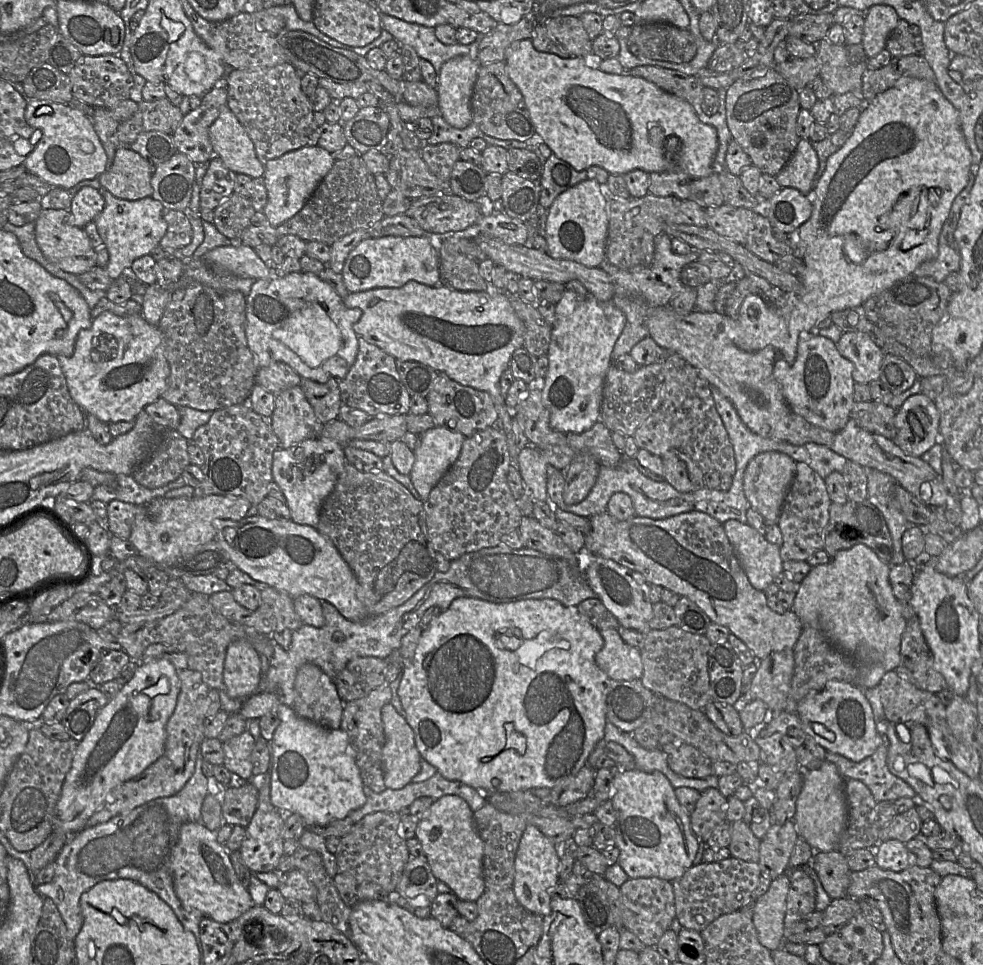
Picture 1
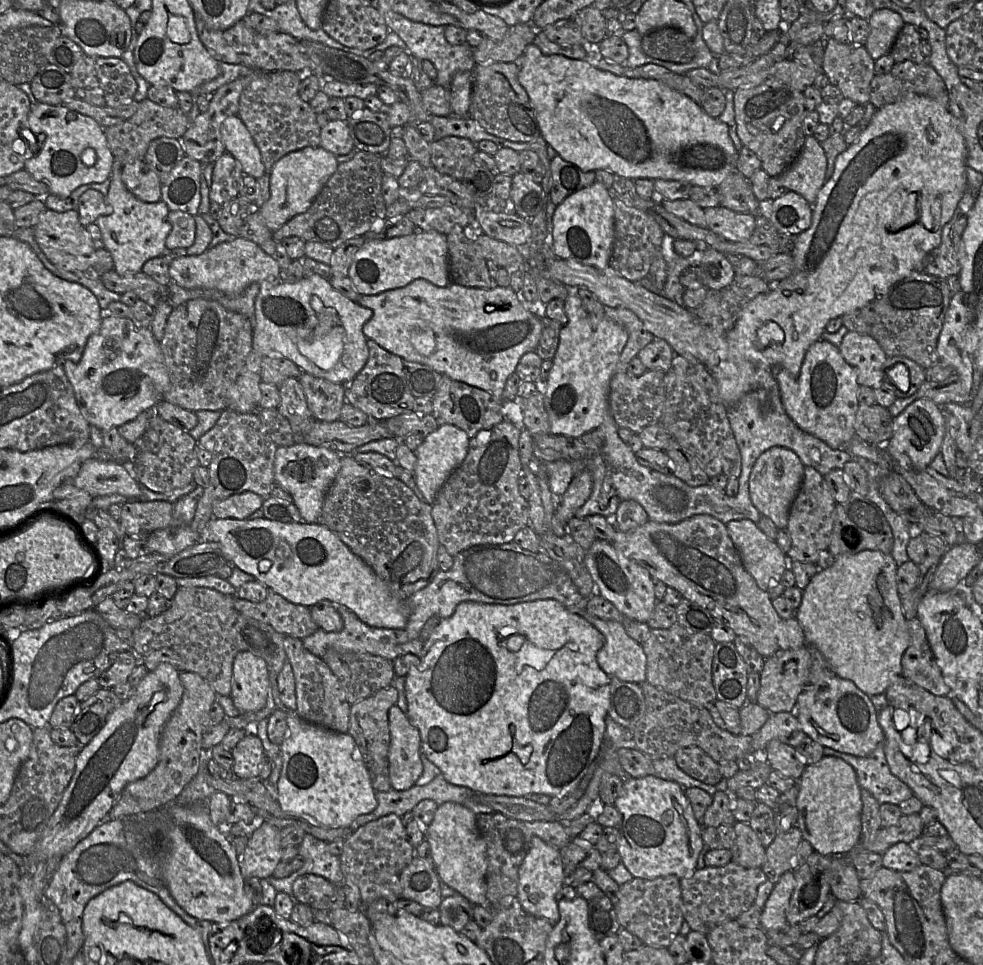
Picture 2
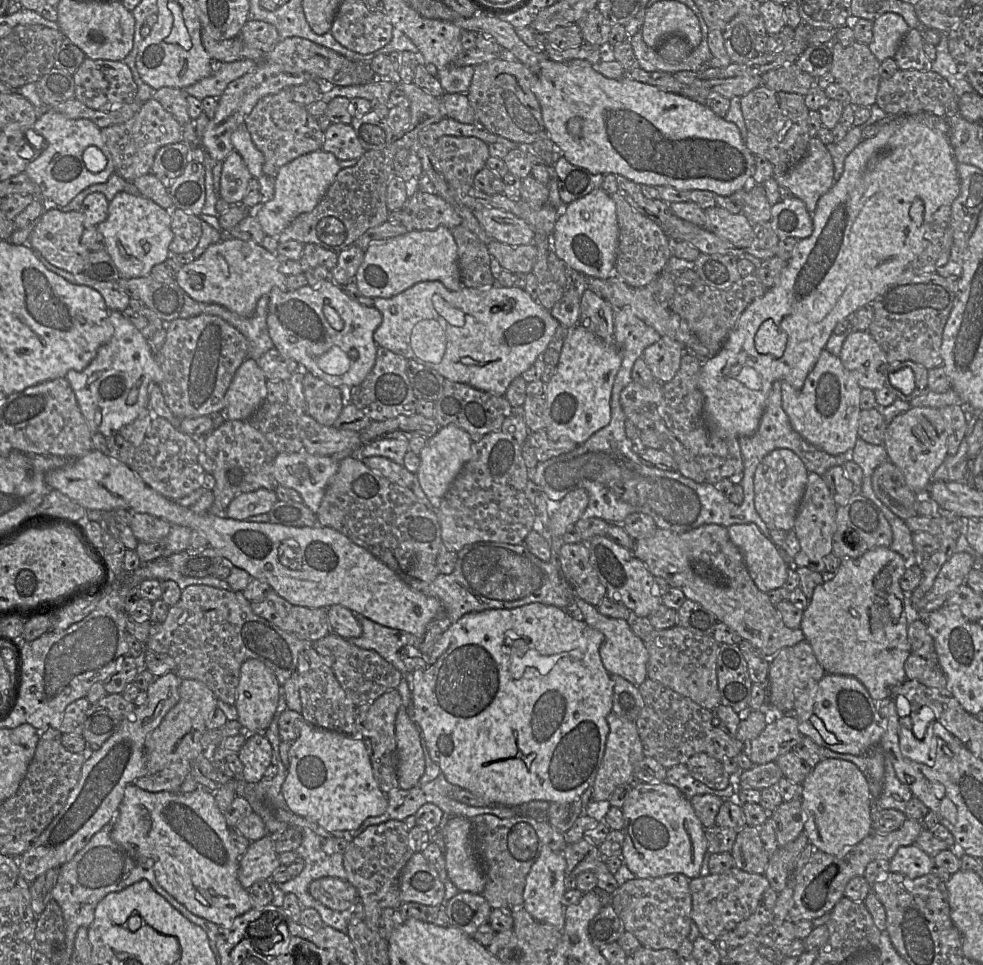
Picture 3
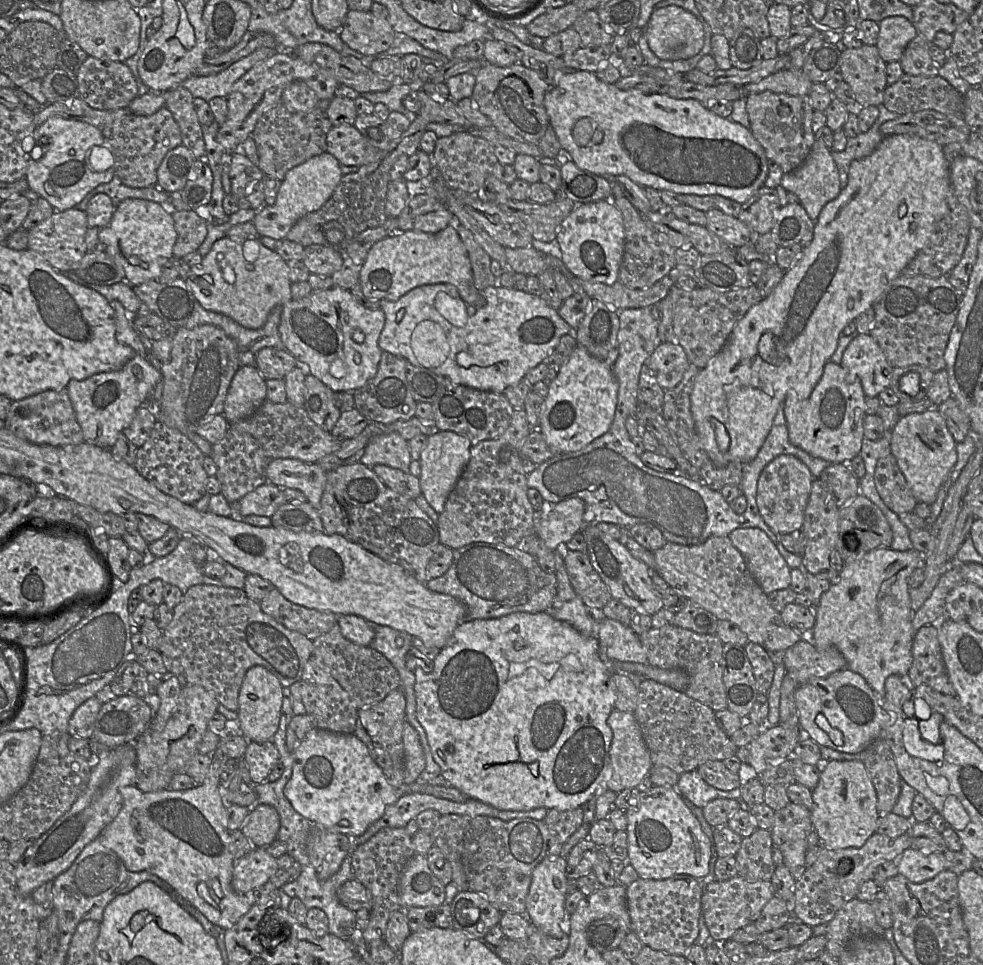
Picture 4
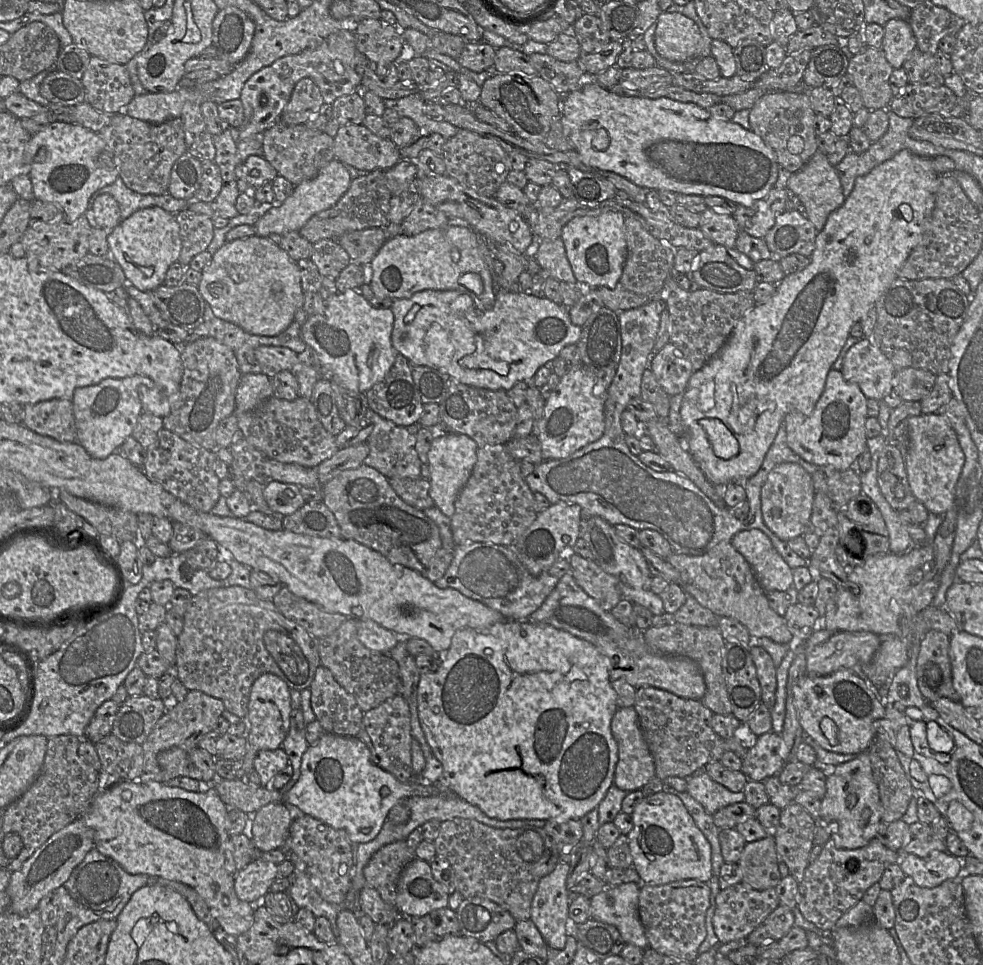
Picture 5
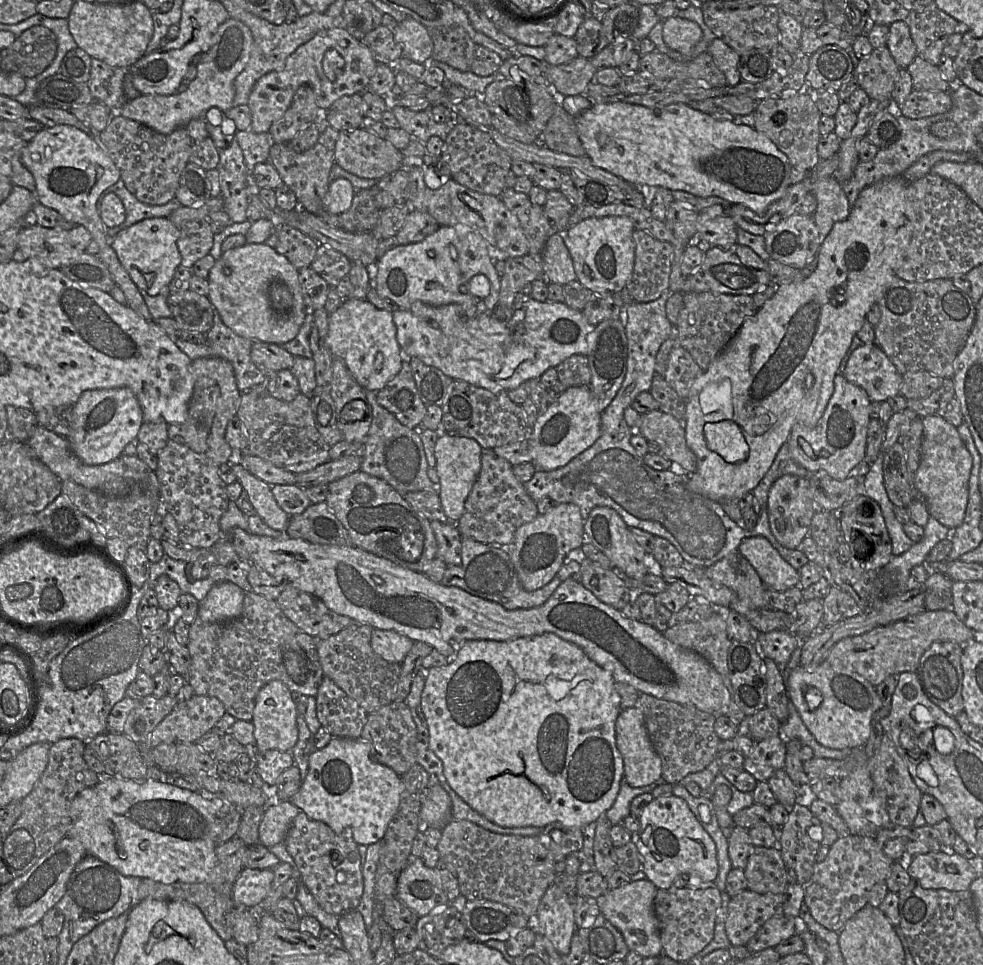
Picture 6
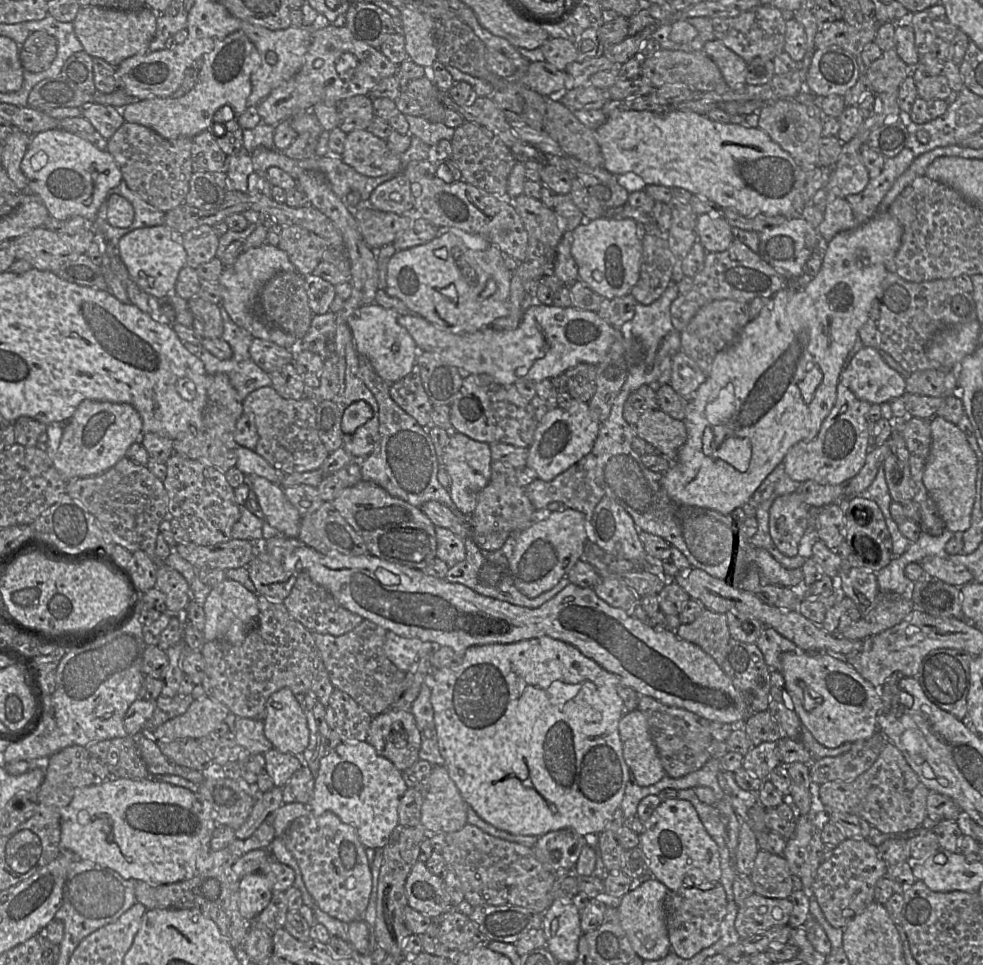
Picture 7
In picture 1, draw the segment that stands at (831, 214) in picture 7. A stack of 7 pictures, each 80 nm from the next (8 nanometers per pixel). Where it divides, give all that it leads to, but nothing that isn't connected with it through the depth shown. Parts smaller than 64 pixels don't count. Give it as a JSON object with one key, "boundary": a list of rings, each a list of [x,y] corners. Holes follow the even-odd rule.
{"boundary":[[[800,139],[784,168],[775,176],[780,186],[791,187],[812,197],[819,159],[810,139]]]}

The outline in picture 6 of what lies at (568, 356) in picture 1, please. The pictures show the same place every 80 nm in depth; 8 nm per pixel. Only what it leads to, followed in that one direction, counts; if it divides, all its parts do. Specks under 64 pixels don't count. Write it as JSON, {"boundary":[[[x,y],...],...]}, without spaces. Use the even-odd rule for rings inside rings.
{"boundary":[[[589,386],[570,387],[551,402],[547,410],[538,417],[528,440],[531,445],[531,456],[537,470],[551,471],[569,463],[574,457],[592,446],[601,434],[601,412]]]}

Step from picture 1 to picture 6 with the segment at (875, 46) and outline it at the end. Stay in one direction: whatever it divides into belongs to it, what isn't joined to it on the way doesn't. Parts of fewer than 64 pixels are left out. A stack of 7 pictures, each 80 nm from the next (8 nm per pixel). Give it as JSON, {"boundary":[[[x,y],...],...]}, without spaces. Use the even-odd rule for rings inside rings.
{"boundary":[[[895,21],[889,25],[886,47],[901,69],[905,69],[917,56],[916,45],[905,21]]]}

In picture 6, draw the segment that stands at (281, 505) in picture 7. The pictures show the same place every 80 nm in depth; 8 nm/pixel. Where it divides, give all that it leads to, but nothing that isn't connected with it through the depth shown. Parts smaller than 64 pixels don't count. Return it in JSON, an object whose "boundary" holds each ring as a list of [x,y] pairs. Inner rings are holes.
{"boundary":[[[233,449],[233,454],[228,464],[232,467],[239,482],[247,492],[257,514],[269,527],[282,532],[286,531],[290,515],[288,515],[277,503],[271,485],[257,478],[240,464],[241,450]]]}

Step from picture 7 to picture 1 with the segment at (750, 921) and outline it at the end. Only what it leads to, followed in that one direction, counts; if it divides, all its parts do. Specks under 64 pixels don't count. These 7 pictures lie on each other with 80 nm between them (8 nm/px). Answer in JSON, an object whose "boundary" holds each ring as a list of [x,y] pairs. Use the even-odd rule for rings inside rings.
{"boundary":[[[733,856],[719,862],[691,866],[681,878],[671,881],[676,918],[682,927],[701,932],[718,917],[738,911],[747,904],[761,874],[757,862],[746,862]]]}

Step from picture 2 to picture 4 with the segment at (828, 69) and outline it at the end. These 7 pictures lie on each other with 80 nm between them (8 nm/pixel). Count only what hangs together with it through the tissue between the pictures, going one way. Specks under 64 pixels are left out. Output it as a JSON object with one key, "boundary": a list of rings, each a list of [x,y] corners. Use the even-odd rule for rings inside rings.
{"boundary":[[[863,44],[859,48],[845,48],[841,51],[840,75],[854,92],[857,107],[879,106],[883,103],[886,81],[886,62],[876,46]]]}

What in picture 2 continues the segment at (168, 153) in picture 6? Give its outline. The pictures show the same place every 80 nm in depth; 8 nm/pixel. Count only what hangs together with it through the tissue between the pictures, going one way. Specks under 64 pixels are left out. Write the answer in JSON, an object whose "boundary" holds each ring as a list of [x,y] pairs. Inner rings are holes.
{"boundary":[[[146,98],[139,102],[139,108],[131,118],[104,128],[104,133],[114,158],[119,159],[121,164],[125,165],[144,159],[149,144],[156,138],[169,137],[181,140],[189,125],[190,119],[180,107],[164,107]]]}

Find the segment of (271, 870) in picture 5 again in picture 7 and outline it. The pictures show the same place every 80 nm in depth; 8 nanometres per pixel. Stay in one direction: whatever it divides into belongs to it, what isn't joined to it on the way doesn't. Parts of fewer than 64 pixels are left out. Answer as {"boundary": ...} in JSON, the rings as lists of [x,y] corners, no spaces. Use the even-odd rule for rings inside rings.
{"boundary":[[[262,872],[244,875],[239,885],[239,911],[241,916],[252,922],[270,903],[271,881]]]}

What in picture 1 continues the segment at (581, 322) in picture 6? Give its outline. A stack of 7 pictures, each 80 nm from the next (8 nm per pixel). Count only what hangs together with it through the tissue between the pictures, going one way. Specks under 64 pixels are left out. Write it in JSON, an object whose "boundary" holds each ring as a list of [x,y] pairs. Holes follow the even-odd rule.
{"boundary":[[[409,281],[400,288],[376,288],[349,293],[344,298],[344,303],[348,308],[359,308],[363,312],[359,321],[353,326],[357,336],[376,345],[398,360],[421,362],[437,372],[446,373],[449,378],[459,384],[489,393],[498,414],[493,427],[507,434],[510,465],[518,469],[520,450],[514,443],[511,430],[512,419],[500,393],[499,379],[503,371],[508,368],[513,352],[523,347],[525,328],[507,296],[501,290],[458,291],[444,285],[430,287],[417,281]]]}

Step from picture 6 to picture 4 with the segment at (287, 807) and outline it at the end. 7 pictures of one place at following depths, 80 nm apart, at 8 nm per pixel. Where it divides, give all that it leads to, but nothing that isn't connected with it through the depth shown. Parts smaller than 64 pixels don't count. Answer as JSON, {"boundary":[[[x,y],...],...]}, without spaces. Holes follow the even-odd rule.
{"boundary":[[[264,804],[251,808],[240,831],[258,848],[266,848],[278,839],[280,817],[277,810]]]}

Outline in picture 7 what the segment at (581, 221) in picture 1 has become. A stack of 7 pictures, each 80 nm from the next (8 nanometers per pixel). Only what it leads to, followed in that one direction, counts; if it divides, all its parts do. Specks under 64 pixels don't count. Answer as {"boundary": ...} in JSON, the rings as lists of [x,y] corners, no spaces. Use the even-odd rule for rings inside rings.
{"boundary":[[[612,217],[585,220],[571,235],[571,254],[578,268],[579,281],[605,299],[629,294],[639,280],[642,264],[641,233],[636,221]]]}

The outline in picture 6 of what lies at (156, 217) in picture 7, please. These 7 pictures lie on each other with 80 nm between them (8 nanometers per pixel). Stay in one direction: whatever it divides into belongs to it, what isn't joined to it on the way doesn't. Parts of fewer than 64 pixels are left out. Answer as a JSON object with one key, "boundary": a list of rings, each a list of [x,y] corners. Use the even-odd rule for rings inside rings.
{"boundary":[[[122,179],[108,188],[105,194],[110,192],[118,195],[126,210],[126,219],[121,224],[121,228],[127,228],[147,218],[168,217],[181,206],[180,202],[175,198],[164,205],[150,205],[144,203],[127,189]]]}

